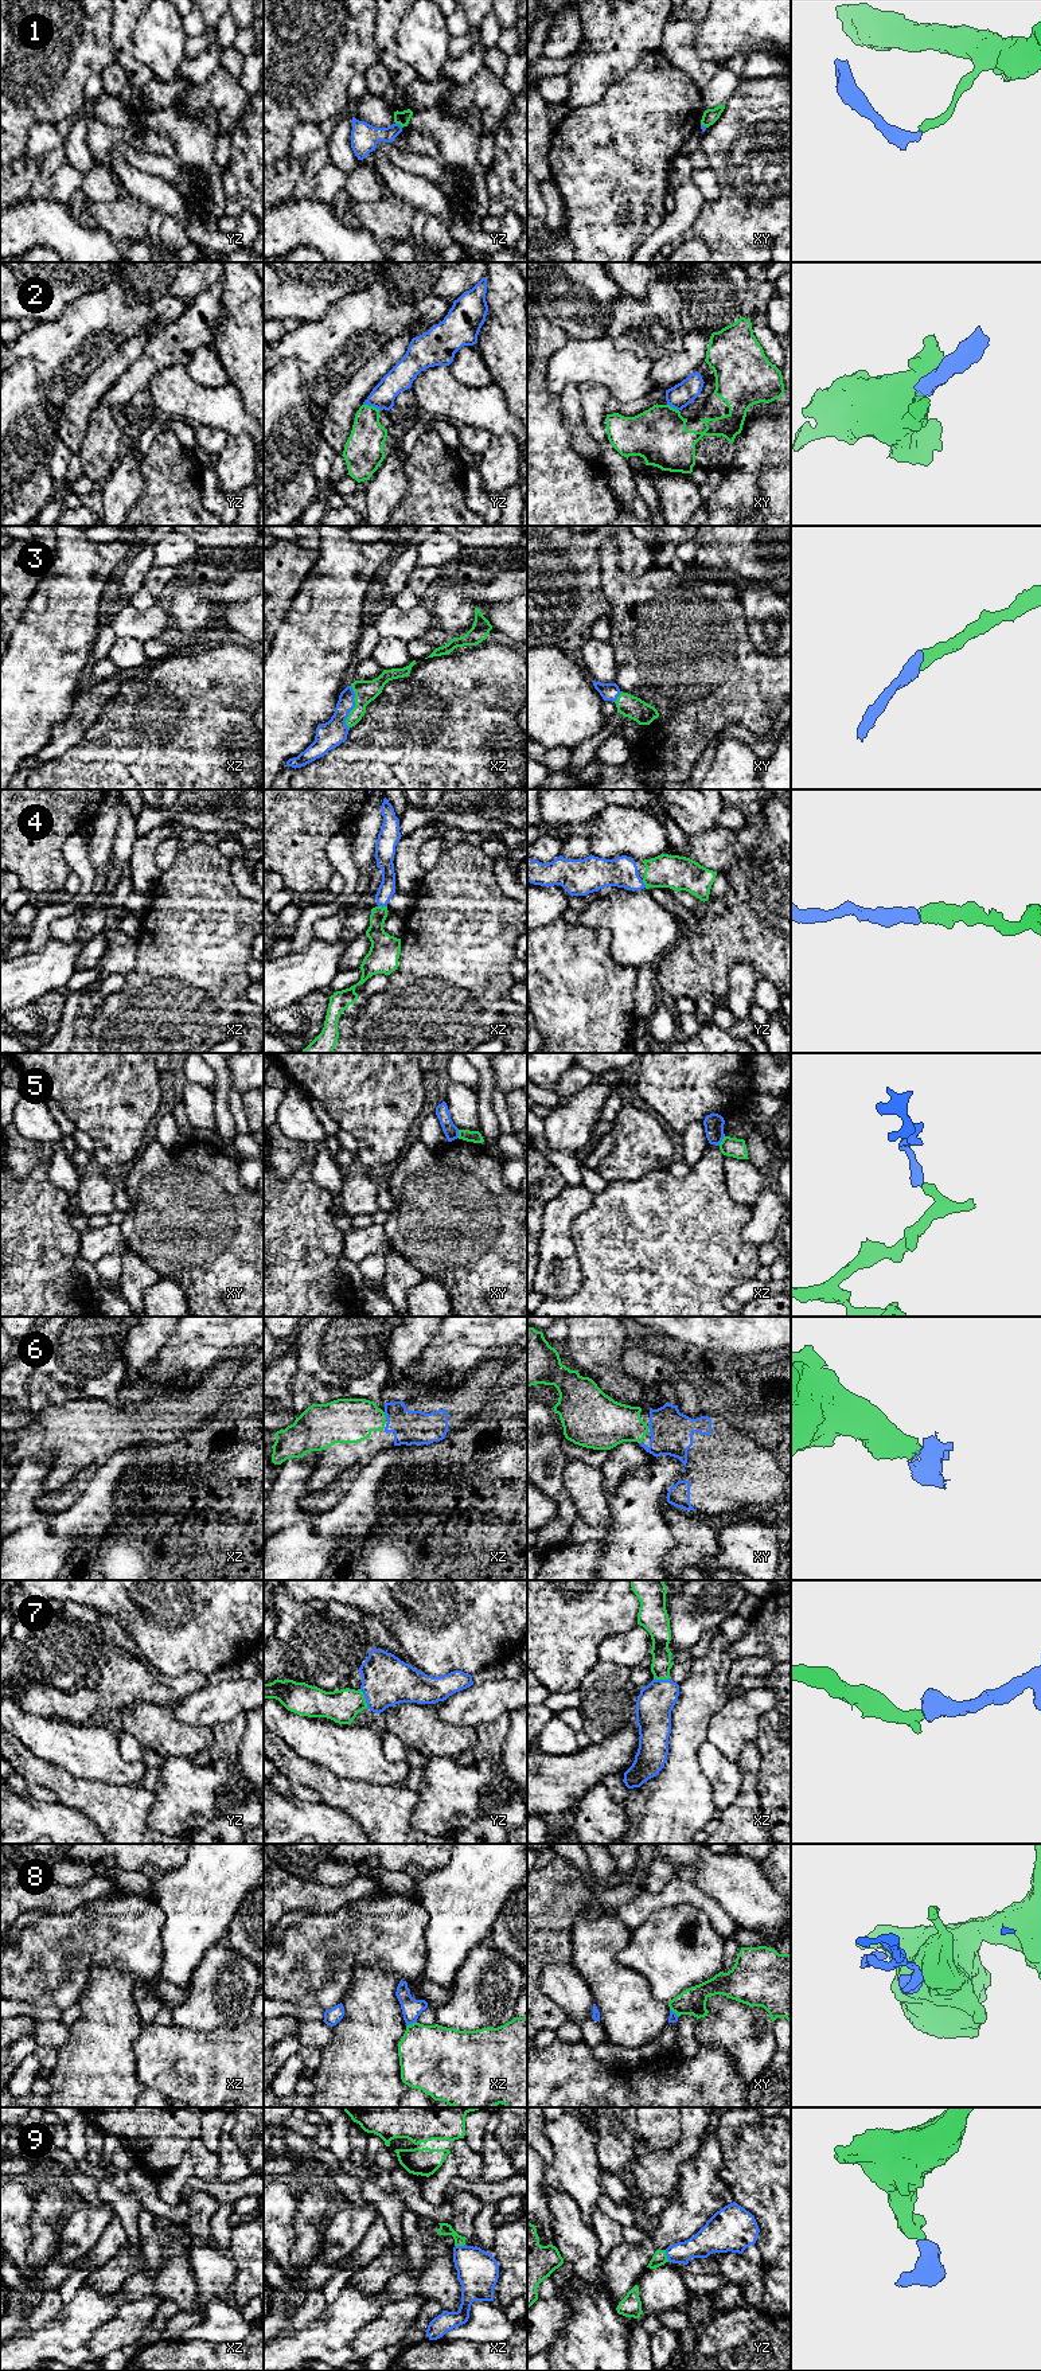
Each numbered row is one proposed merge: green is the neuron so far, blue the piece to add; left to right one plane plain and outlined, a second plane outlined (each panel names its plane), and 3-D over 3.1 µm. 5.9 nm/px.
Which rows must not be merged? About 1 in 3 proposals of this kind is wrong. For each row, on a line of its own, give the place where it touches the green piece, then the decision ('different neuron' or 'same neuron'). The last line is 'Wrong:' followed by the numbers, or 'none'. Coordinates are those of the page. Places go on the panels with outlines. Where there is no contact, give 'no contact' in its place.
1: contact yz (400, 124); different neuron
2: contact yz (371, 406); different neuron
3: contact xz (354, 708); same neuron
4: contact xz (381, 907); same neuron
5: contact xz (722, 1141); different neuron
6: contact xz (385, 1415); same neuron
7: contact yz (365, 1699); same neuron
8: contact xz (410, 2024); different neuron
9: contact yz (666, 2256); same neuron
Wrong: 1, 2, 5, 8

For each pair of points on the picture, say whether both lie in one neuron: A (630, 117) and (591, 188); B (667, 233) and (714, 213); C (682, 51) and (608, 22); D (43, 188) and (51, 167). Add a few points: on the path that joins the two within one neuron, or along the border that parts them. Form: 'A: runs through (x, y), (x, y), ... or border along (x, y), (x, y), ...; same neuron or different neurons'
A: runs through (609, 128), (588, 147), (588, 168); same neuron
B: border along (706, 201), (690, 227); different neurons
C: border along (670, 14), (665, 23), (662, 46), (658, 54); different neurons
D: runs through (43, 183), (46, 172); same neuron

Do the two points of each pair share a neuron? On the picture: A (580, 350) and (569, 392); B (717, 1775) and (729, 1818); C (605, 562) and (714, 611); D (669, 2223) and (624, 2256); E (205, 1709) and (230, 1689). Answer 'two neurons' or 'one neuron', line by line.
A: two neurons
B: two neurons
C: one neuron
D: one neuron
E: one neuron

